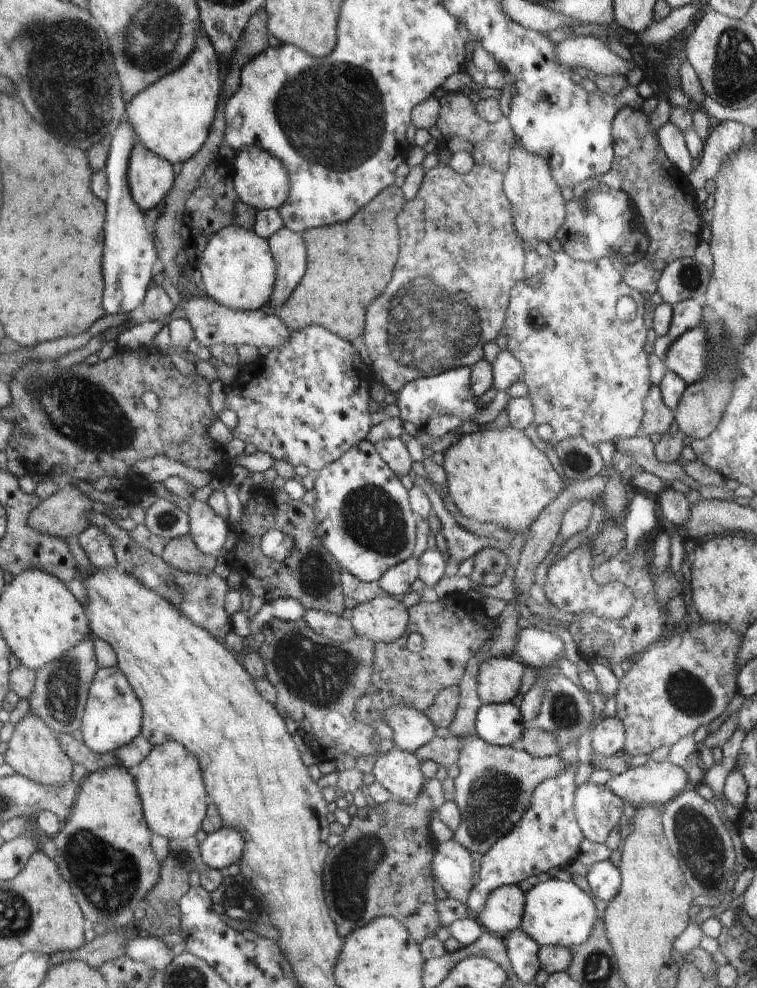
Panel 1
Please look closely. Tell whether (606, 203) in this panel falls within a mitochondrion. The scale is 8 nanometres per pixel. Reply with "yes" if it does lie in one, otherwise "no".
yes

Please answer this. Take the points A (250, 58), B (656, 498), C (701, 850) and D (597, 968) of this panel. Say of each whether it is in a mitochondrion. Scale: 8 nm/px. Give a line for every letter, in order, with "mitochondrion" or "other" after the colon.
A: other
B: other
C: mitochondrion
D: mitochondrion

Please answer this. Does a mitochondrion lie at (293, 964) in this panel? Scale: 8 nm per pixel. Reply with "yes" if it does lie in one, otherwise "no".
no

